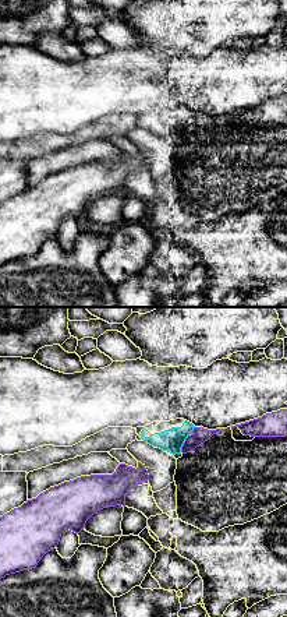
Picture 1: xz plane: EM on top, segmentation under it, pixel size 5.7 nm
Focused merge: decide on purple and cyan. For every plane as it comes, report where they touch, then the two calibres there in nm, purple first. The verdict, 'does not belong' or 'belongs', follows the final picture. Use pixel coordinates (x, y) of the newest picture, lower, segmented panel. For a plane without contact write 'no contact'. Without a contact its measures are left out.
contact (185, 439); calibres 100 and 140 nm

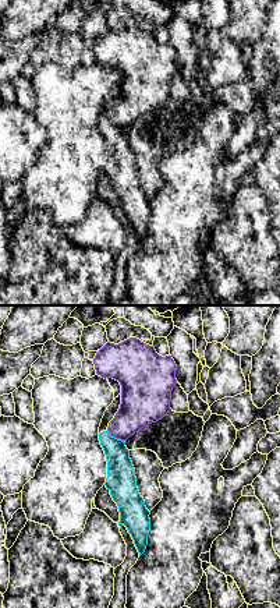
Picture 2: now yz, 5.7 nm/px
contact (116, 437); calibres 260 and 160 nm

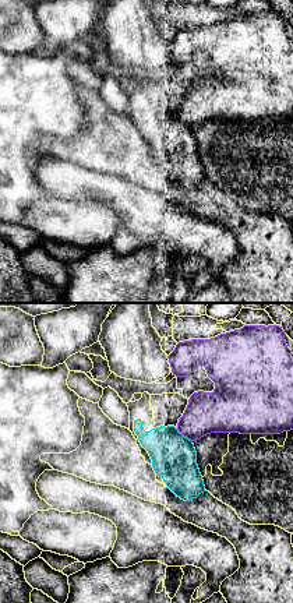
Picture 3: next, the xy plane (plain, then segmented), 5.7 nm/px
contact (184, 436); calibres 240 and 260 nm

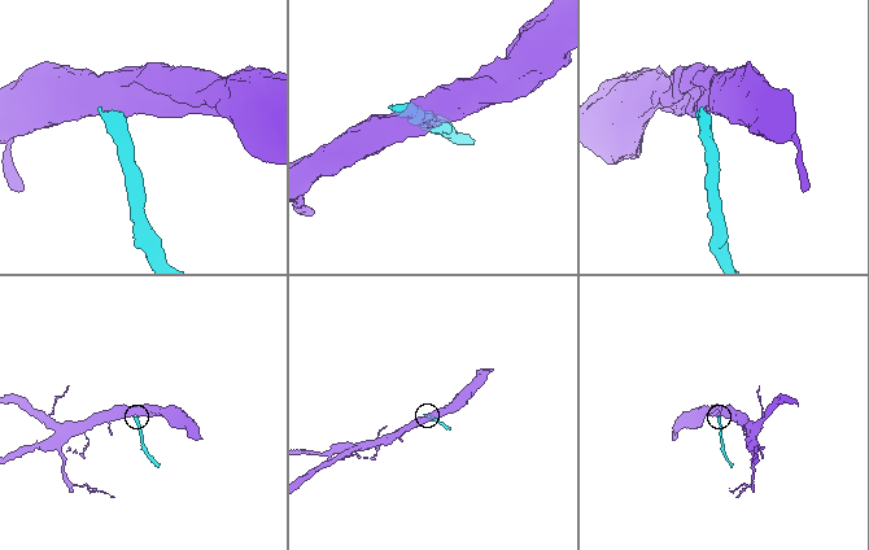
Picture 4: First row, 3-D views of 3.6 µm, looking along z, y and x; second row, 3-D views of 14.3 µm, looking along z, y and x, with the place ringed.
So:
does not belong

